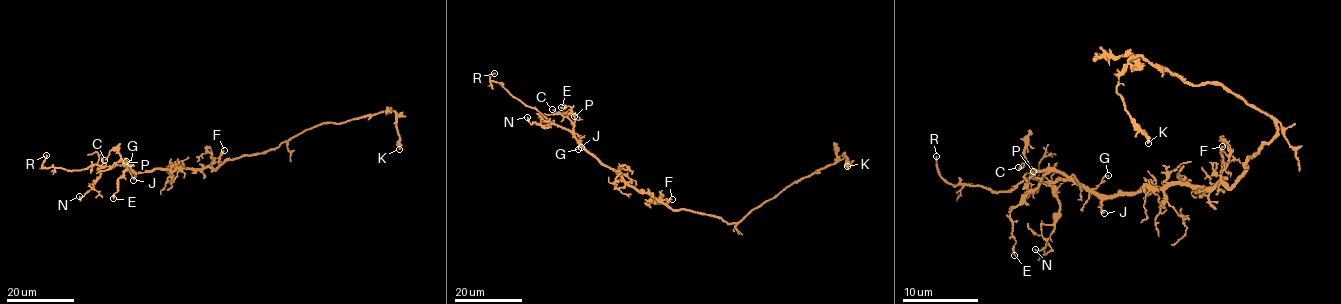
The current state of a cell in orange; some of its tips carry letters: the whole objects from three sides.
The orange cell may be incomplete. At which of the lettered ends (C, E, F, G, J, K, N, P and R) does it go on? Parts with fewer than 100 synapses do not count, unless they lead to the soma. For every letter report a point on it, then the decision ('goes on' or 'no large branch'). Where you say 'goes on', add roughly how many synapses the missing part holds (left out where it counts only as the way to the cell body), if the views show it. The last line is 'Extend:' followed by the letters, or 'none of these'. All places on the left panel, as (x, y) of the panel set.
C: place (104, 160); no large branch
E: place (113, 198); no large branch
F: place (224, 150); no large branch
G: place (130, 163); no large branch
J: place (133, 180); no large branch
K: place (399, 149); no large branch
N: place (79, 196); no large branch
P: place (126, 161); no large branch
R: place (46, 155); goes on
Extend: R

